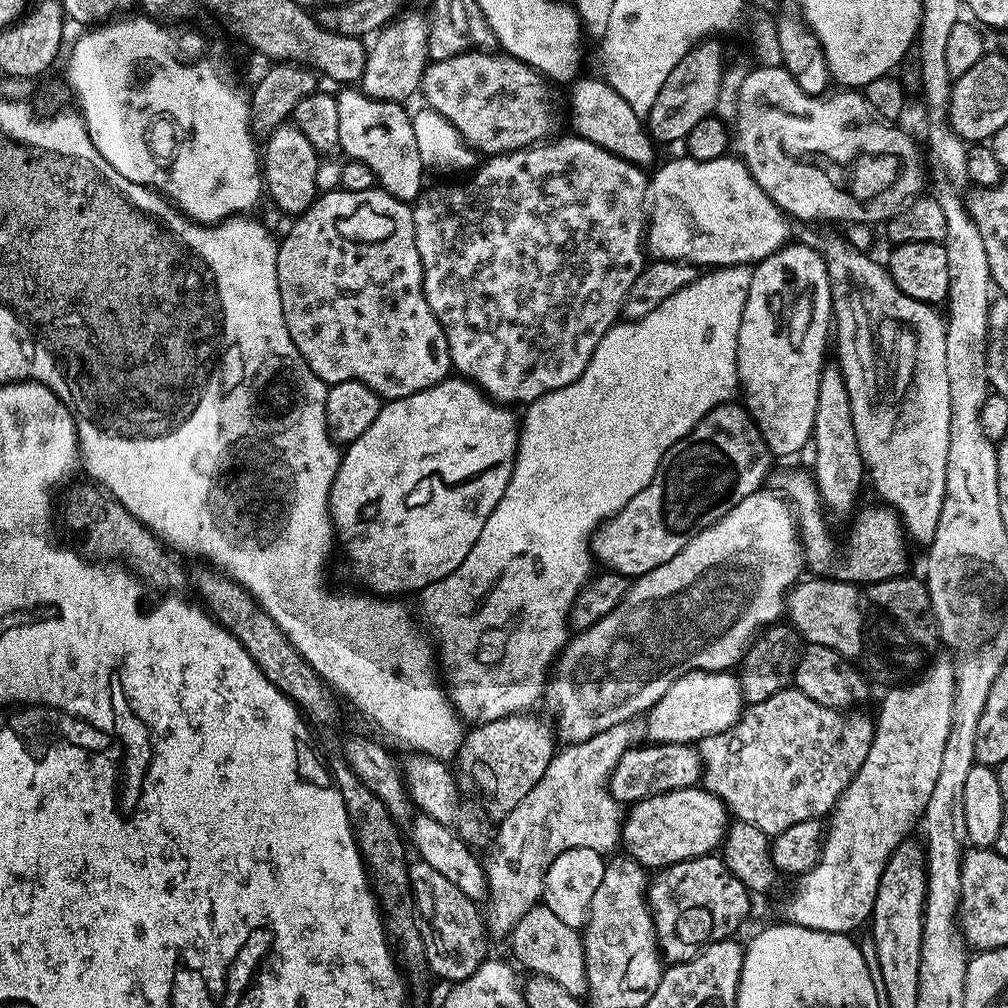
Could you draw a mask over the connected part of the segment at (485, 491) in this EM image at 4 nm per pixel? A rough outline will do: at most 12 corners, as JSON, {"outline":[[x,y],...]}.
{"outline":[[456,374],[387,401],[328,495],[369,593],[454,574],[521,421]]}

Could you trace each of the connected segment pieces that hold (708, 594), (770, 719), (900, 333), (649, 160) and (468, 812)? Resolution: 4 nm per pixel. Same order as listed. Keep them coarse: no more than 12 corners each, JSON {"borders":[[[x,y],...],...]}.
{"borders":[[[742,498],[564,645],[577,744],[732,670],[805,571],[789,501]],[[795,686],[699,741],[702,784],[771,838],[820,820],[874,720]],[[822,247],[867,479],[932,543],[946,494],[946,320]],[[607,79],[569,87],[571,131],[645,170],[657,145]],[[403,761],[408,794],[423,815],[487,849],[494,824],[467,800],[445,761]]]}

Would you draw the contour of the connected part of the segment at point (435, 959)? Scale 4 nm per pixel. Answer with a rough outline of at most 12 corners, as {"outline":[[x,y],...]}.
{"outline":[[416,858],[408,881],[428,971],[447,982],[482,967],[477,901]]}

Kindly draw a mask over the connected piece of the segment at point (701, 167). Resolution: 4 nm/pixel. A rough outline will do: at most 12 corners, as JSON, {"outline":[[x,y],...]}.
{"outline":[[735,155],[650,176],[646,252],[755,266],[789,217]]}

